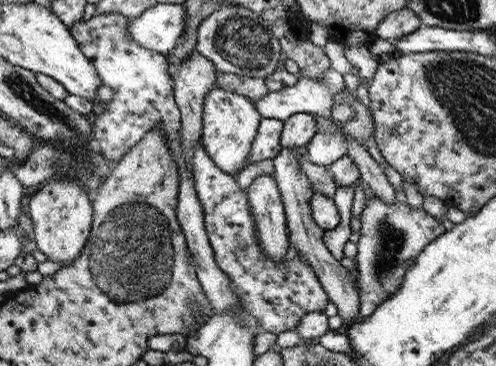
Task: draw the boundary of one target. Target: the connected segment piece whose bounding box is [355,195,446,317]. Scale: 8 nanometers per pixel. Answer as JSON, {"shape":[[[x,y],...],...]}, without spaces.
{"shape":[[[375,195],[368,197],[360,214],[360,239],[357,242],[357,283],[360,301],[359,313],[372,316],[378,304],[388,300],[404,283],[409,270],[408,260],[415,259],[427,244],[446,232],[442,222],[423,208],[412,208],[407,203],[385,204]]]}

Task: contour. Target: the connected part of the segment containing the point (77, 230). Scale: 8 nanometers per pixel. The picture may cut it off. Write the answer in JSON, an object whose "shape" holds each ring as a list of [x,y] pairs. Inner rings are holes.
{"shape":[[[54,181],[44,184],[28,202],[28,215],[32,216],[33,238],[37,249],[46,254],[52,262],[73,262],[78,256],[91,233],[93,204],[86,188],[74,181]]]}

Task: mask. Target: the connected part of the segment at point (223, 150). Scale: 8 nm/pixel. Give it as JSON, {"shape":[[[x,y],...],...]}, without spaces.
{"shape":[[[218,84],[210,88],[210,92],[206,92],[201,146],[221,172],[237,177],[247,167],[261,118],[253,100],[242,94],[228,92],[226,88],[220,88]]]}

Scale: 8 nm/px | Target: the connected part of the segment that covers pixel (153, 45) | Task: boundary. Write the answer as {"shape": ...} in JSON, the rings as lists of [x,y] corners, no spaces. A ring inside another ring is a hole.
{"shape":[[[158,3],[138,17],[131,17],[126,34],[142,48],[166,54],[186,33],[186,4]]]}

